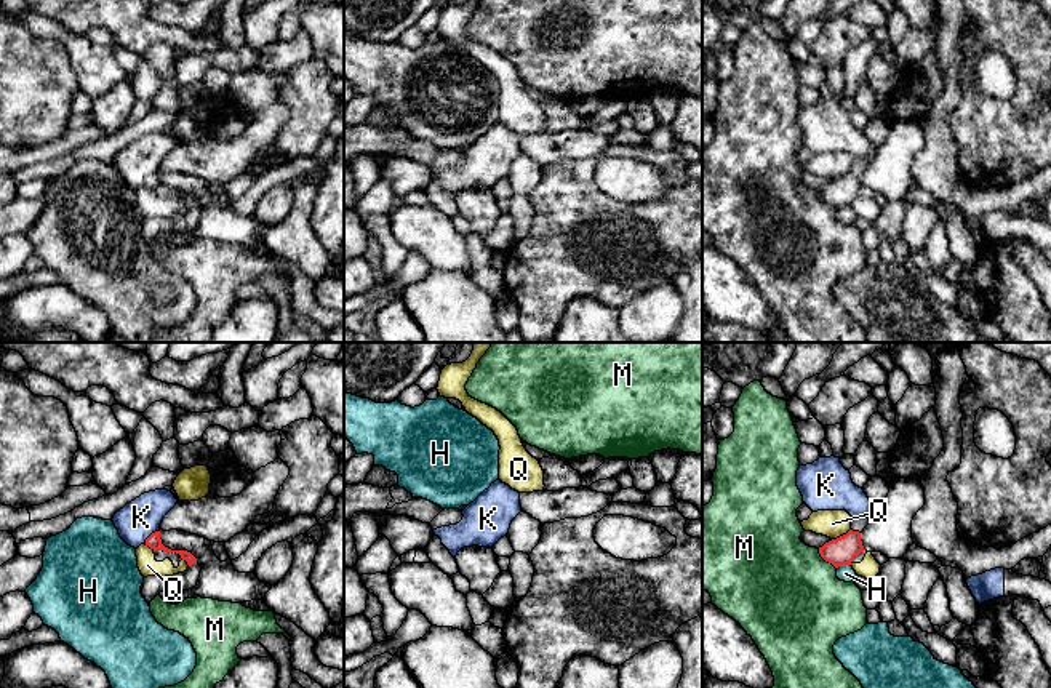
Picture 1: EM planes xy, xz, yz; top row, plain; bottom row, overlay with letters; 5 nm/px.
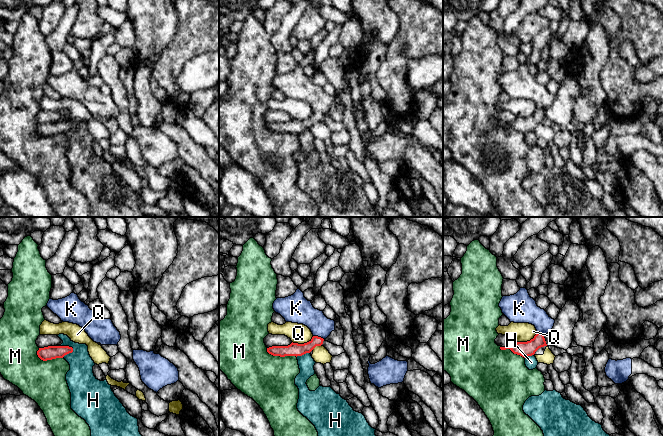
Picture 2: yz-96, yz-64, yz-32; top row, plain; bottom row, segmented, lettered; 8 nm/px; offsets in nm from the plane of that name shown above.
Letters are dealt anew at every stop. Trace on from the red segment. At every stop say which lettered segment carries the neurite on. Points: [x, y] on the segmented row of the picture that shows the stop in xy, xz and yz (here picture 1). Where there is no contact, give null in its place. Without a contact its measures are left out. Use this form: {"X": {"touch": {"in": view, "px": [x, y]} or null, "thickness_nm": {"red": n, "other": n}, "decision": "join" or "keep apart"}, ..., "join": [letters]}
{"H": {"touch": {"in": "yz", "px": [843, 564]}, "thickness_nm": {"red": 140, "other": 80}, "decision": "keep apart"}, "K": {"touch": {"in": "xy", "px": [151, 535]}, "thickness_nm": {"red": 70, "other": 190}, "decision": "keep apart"}, "M": {"touch": {"in": "yz", "px": [826, 560]}, "thickness_nm": {"red": 140, "other": 500}, "decision": "keep apart"}, "Q": {"touch": {"in": "yz", "px": [840, 536]}, "thickness_nm": {"red": 140, "other": 140}, "decision": "keep apart"}, "join": []}

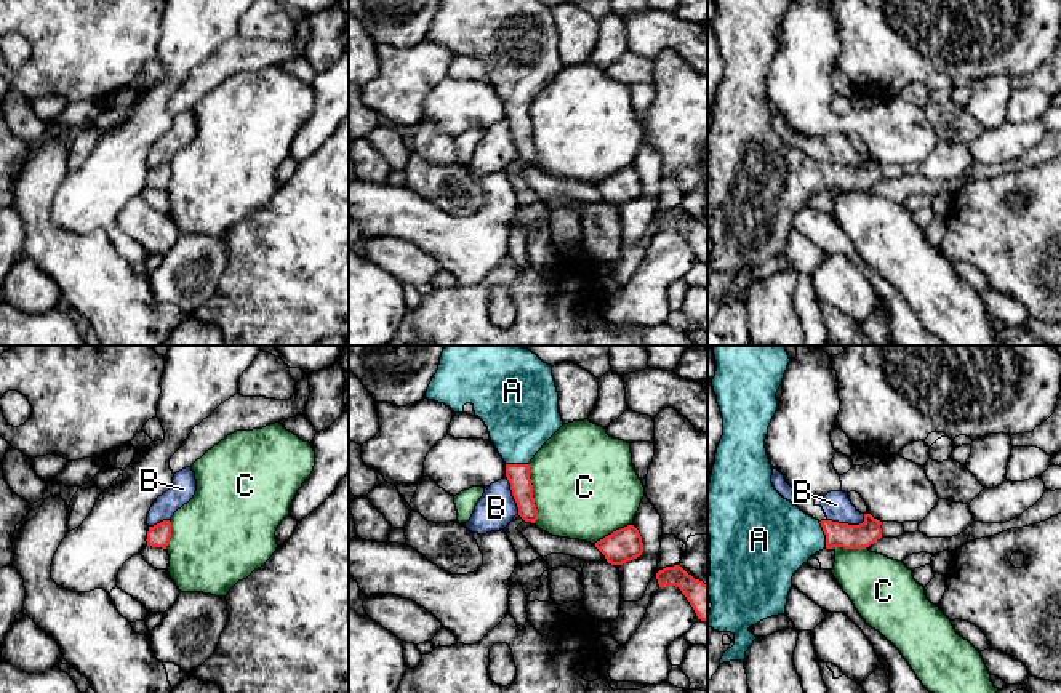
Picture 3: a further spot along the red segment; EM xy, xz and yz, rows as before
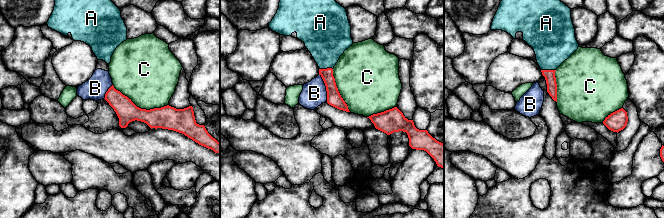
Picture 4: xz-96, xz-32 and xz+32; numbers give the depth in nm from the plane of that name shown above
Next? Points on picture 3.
{"A": {"touch": {"in": "yz", "px": [824, 533]}, "thickness_nm": {"red": 130, "other": 380}, "decision": "join"}, "B": {"touch": {"in": "yz", "px": [847, 524]}, "thickness_nm": {"red": 130, "other": 140}, "decision": "keep apart"}, "C": {"touch": {"in": "xz", "px": [532, 493]}, "thickness_nm": {"red": 110, "other": 480}, "decision": "keep apart"}, "join": ["A"]}

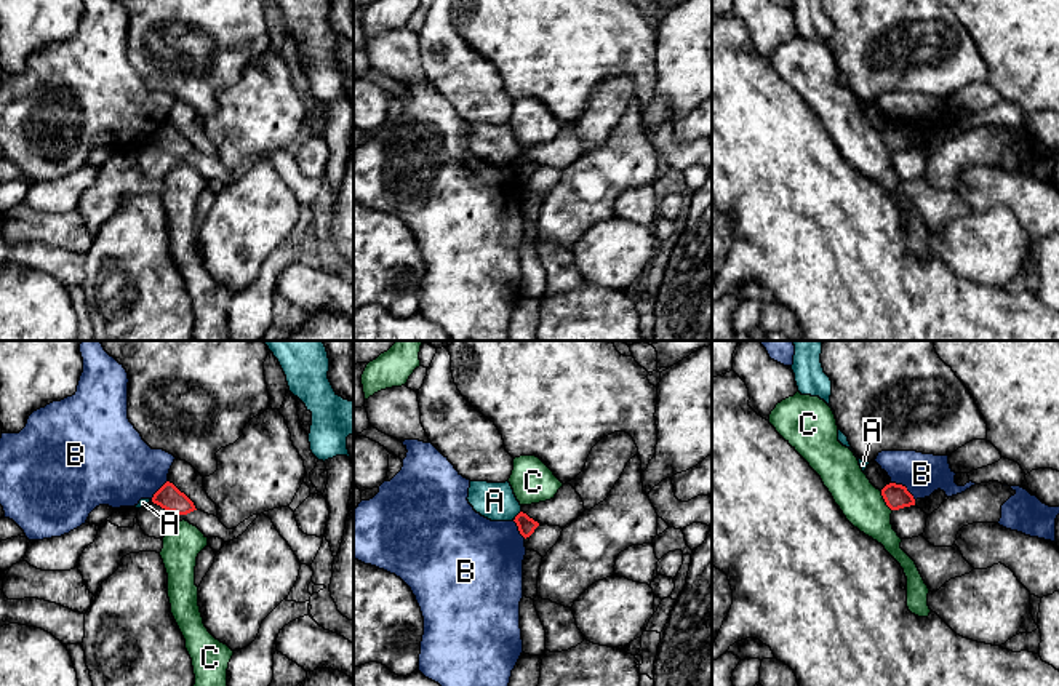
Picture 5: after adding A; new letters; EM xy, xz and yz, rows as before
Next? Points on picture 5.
{"A": {"touch": {"in": "xz", "px": [517, 515]}, "thickness_nm": {"red": 90, "other": 190}, "decision": "keep apart"}, "B": {"touch": {"in": "yz", "px": [904, 486]}, "thickness_nm": {"red": 130, "other": 200}, "decision": "keep apart"}, "C": {"touch": {"in": "yz", "px": [885, 501]}, "thickness_nm": {"red": 130, "other": 220}, "decision": "keep apart"}, "join": []}

